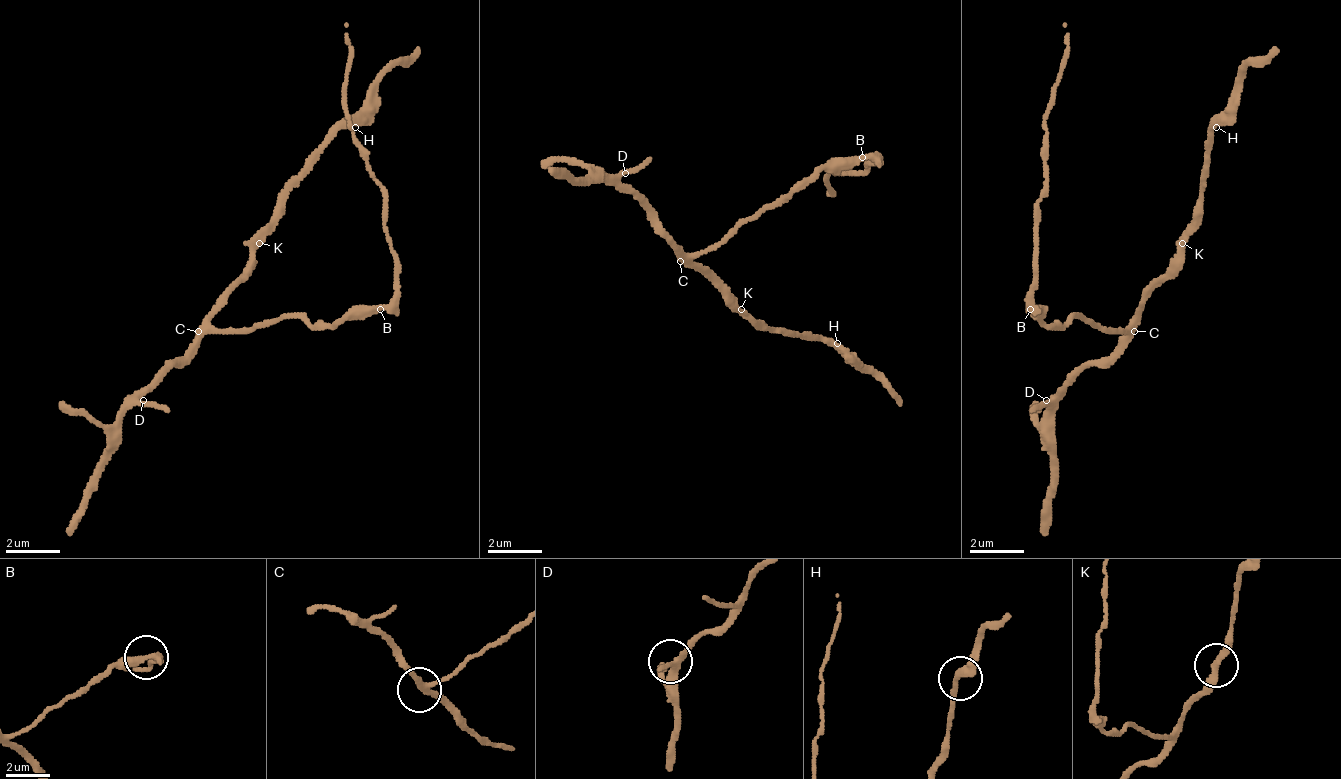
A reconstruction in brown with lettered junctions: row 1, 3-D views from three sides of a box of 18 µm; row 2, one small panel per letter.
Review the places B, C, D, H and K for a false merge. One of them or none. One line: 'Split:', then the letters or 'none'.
Split: B

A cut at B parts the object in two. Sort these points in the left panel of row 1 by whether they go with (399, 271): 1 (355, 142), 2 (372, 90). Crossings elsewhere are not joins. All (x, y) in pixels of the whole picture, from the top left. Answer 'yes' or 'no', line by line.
1: yes
2: no

